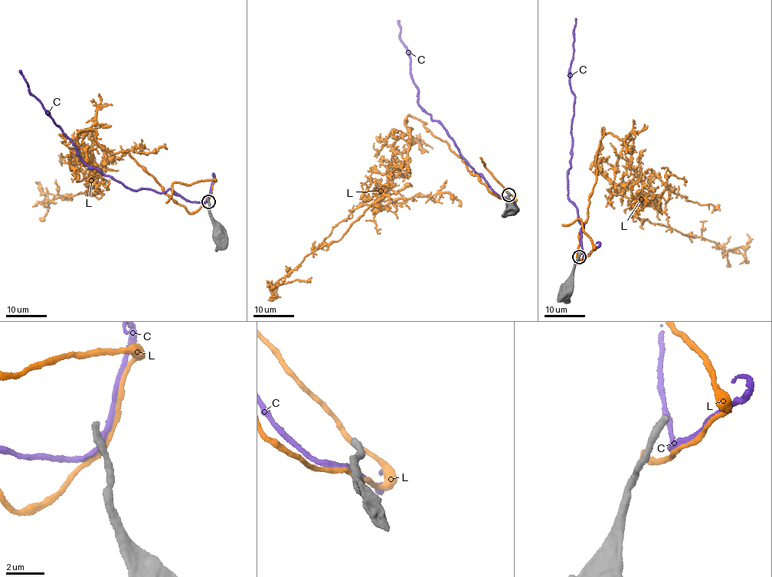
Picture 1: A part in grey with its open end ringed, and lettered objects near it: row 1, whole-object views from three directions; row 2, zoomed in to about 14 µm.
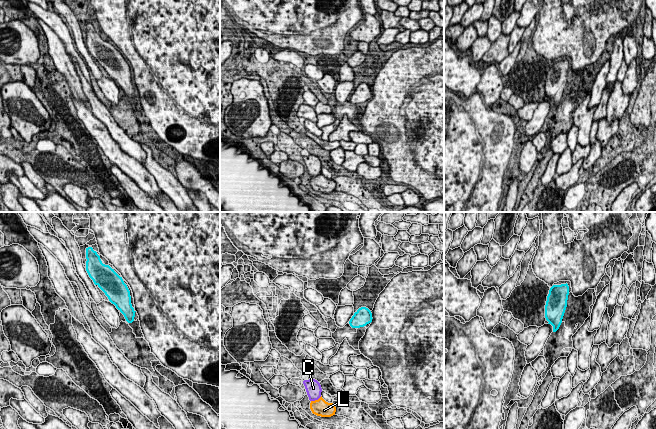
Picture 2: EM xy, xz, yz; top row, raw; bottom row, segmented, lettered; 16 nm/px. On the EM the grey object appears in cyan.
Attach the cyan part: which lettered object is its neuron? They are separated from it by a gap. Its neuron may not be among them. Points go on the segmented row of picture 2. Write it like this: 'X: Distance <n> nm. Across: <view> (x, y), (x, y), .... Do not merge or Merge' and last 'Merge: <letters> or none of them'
C: Distance 1050 nm. Across: xz (352, 327), (316, 380). Do not merge
L: Distance 1200 nm. Across: xz (352, 327), (321, 396). Merge
Merge: L

